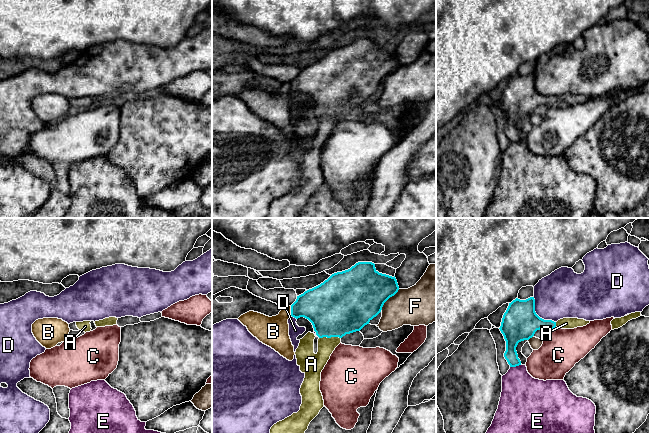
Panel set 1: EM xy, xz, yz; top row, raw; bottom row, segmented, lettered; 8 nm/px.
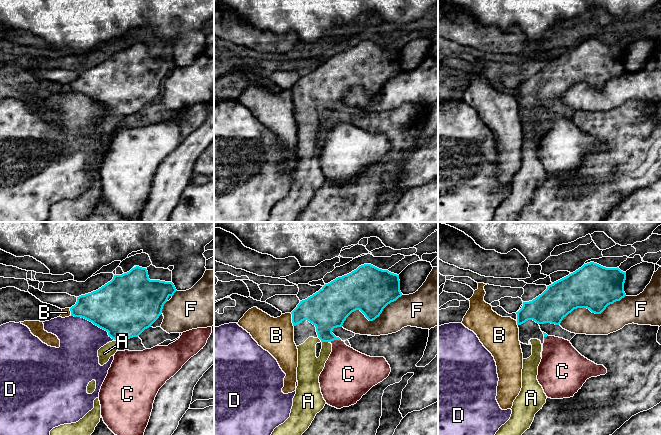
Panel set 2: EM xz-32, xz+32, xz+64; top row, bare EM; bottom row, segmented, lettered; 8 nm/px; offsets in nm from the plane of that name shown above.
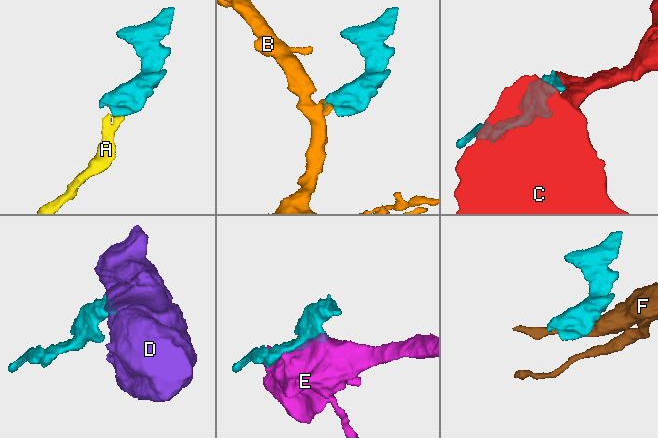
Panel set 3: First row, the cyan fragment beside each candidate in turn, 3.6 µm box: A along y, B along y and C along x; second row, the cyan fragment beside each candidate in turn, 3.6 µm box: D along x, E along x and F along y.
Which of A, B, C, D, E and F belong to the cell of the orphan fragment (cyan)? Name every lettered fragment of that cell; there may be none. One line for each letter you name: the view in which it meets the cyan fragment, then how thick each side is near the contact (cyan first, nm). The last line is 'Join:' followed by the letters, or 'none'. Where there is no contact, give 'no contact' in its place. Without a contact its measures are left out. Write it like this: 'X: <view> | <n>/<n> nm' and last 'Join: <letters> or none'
A: xz | 460/170 nm
Join: A

